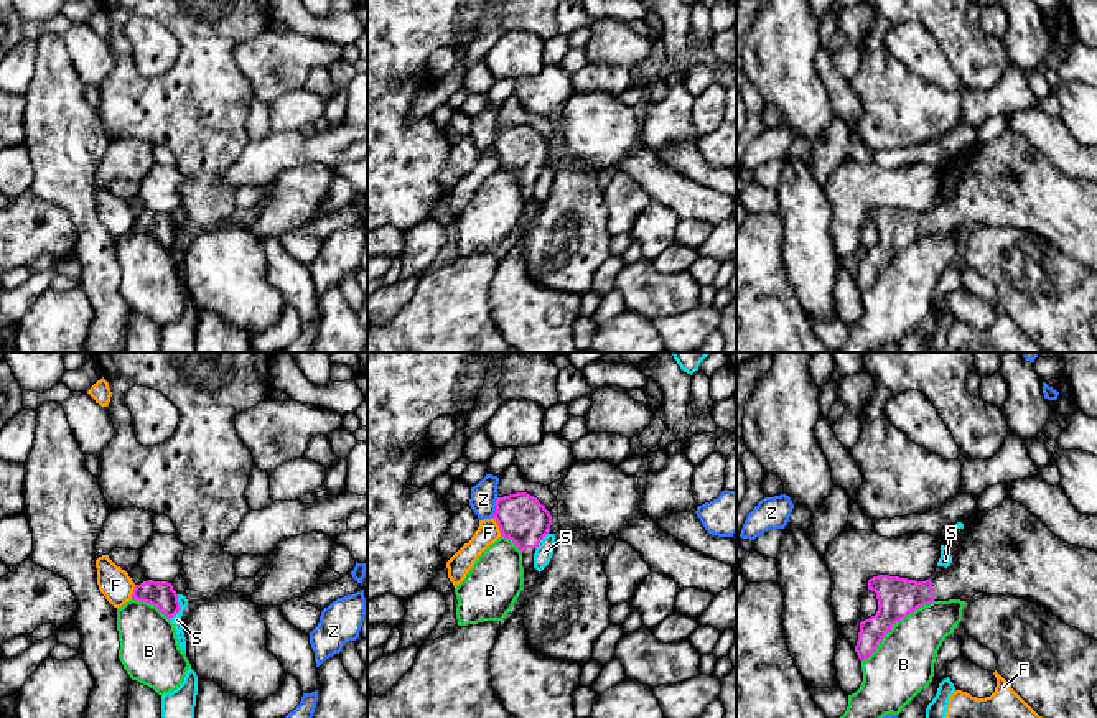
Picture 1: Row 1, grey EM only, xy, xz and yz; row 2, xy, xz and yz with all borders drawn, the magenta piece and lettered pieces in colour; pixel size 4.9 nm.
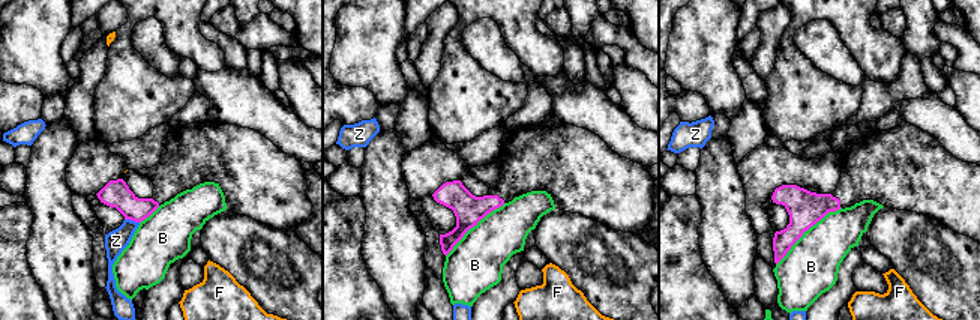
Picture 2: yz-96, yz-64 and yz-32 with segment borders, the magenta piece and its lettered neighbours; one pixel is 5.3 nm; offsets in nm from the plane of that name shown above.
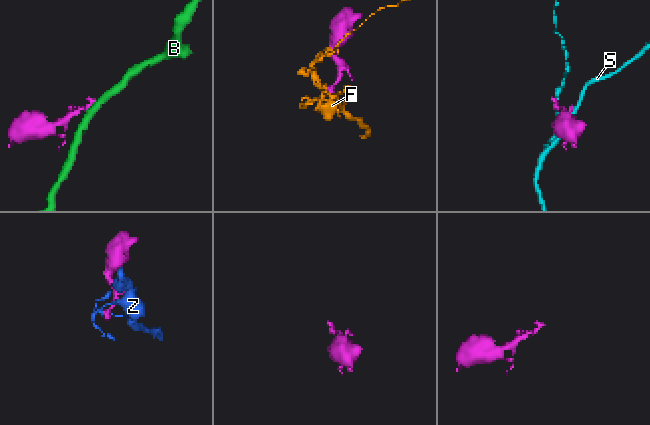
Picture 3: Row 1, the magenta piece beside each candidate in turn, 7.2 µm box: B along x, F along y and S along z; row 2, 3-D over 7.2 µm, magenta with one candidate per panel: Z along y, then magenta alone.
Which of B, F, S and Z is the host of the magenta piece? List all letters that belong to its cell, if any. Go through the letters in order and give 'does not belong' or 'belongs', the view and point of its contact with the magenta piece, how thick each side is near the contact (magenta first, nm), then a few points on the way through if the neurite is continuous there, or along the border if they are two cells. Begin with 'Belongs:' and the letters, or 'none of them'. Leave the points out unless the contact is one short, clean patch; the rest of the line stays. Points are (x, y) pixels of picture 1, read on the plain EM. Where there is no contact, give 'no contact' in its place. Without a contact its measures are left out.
Belongs: none of them
B: does not belong; contact yz (895, 254); calibres 190 and 300 nm
F: does not belong; contact xz (498, 155); calibres 240 and 110 nm; border xz (493, 149), (501, 165)
S: does not belong; contact xy (180, 239); calibres 130 and 50 nm
Z: does not belong; contact xz (496, 139); calibres 240 and 130 nm; border xz (498, 129), (493, 147)

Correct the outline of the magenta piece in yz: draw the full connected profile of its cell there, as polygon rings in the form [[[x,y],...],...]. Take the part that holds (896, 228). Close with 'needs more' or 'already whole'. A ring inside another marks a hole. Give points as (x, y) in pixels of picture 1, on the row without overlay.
[[[1010,128],[988,143],[960,148],[962,160],[952,160],[941,176],[947,178],[952,194],[937,198],[926,212],[878,206],[868,211],[876,224],[878,242],[860,254],[855,283],[868,290],[891,259],[917,239],[932,232],[969,232],[978,224],[1011,226],[1029,231],[1057,247],[1062,254],[1097,272],[1097,183],[1066,175],[1033,143]]]; needs more

